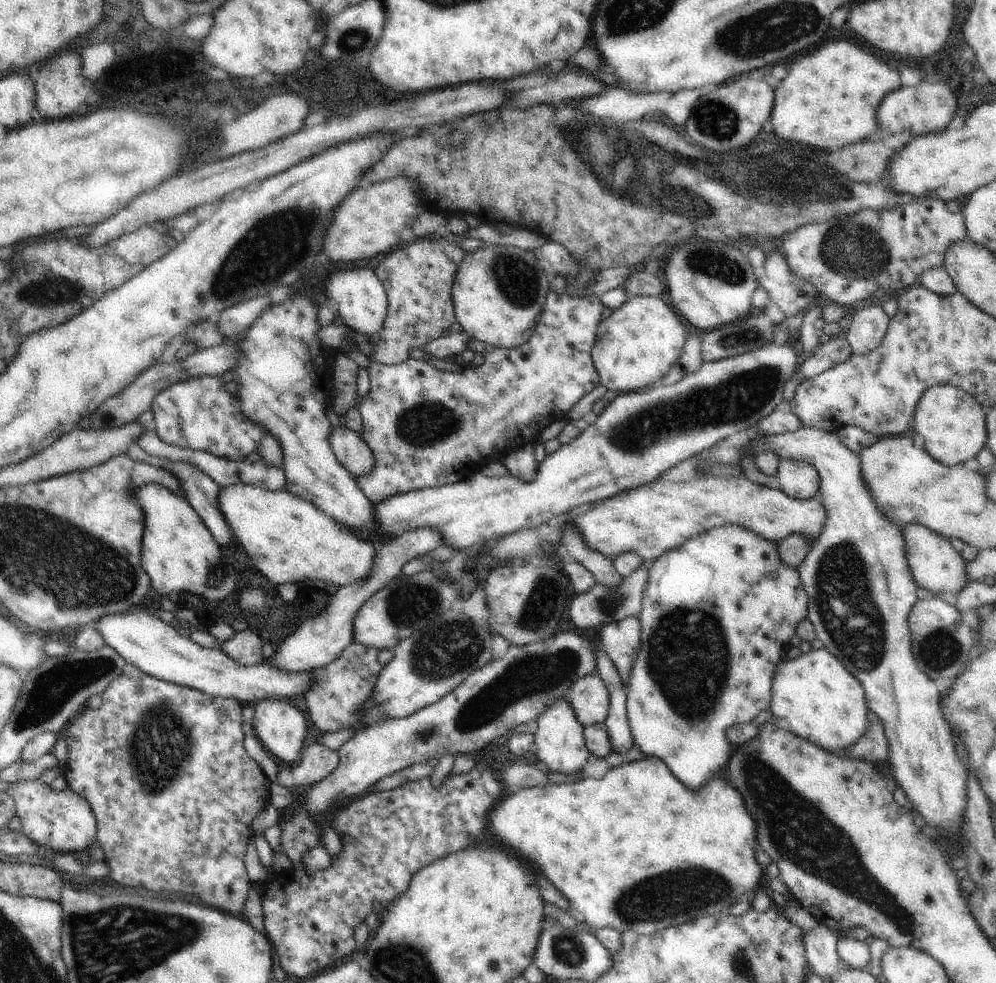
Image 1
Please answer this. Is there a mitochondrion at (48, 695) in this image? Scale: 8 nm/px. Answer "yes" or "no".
yes

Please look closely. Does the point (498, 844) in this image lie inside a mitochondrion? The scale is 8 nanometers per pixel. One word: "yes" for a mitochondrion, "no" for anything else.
no

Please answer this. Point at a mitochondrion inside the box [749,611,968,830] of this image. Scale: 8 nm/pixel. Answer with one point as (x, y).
(941, 649)

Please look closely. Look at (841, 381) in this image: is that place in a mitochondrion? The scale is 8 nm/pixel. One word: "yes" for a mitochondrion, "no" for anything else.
no

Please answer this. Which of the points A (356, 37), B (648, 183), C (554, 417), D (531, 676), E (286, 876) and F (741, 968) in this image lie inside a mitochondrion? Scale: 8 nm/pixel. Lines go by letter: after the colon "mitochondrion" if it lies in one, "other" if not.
A: mitochondrion
B: mitochondrion
C: other
D: mitochondrion
E: other
F: mitochondrion

